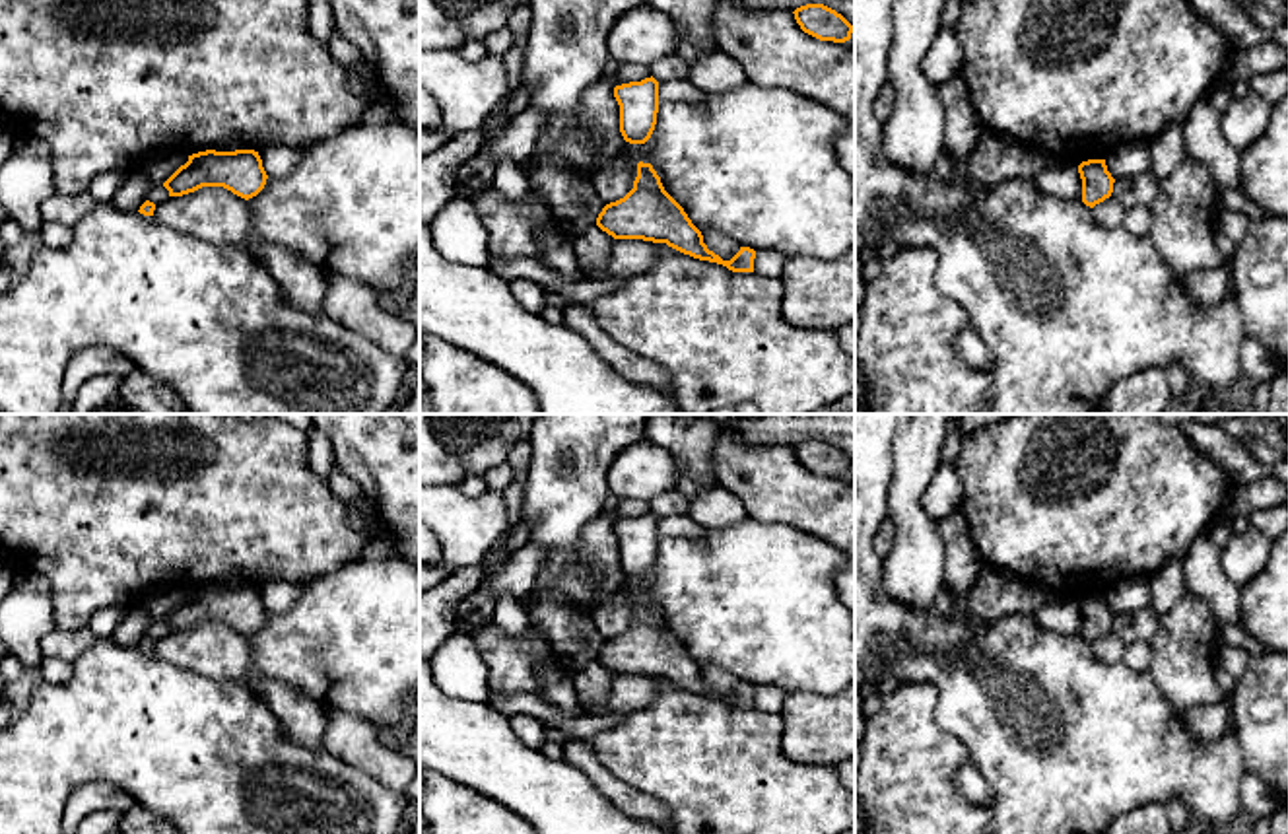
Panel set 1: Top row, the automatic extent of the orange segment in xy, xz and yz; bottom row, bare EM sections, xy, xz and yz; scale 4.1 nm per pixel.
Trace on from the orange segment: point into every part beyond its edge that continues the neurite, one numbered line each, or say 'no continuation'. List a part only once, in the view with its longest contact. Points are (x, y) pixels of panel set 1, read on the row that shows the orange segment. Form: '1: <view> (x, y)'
no continuation

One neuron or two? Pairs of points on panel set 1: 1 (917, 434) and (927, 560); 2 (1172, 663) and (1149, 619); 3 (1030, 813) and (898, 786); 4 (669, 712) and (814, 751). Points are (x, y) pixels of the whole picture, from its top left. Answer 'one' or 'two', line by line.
1: one
2: two
3: two
4: two

